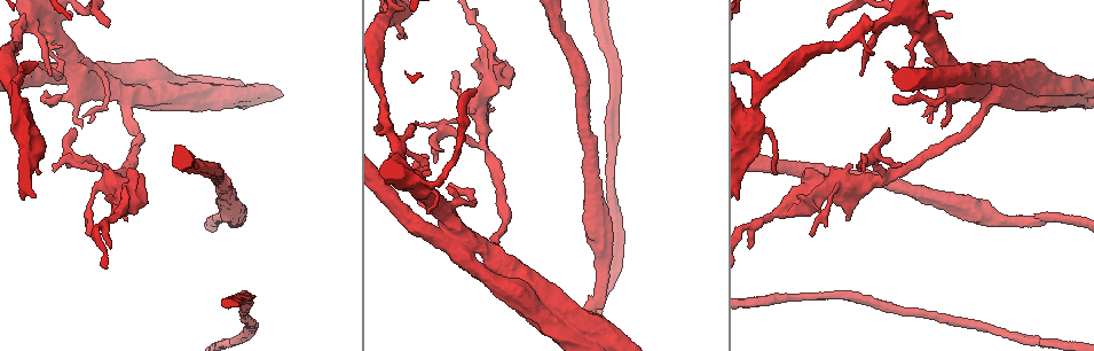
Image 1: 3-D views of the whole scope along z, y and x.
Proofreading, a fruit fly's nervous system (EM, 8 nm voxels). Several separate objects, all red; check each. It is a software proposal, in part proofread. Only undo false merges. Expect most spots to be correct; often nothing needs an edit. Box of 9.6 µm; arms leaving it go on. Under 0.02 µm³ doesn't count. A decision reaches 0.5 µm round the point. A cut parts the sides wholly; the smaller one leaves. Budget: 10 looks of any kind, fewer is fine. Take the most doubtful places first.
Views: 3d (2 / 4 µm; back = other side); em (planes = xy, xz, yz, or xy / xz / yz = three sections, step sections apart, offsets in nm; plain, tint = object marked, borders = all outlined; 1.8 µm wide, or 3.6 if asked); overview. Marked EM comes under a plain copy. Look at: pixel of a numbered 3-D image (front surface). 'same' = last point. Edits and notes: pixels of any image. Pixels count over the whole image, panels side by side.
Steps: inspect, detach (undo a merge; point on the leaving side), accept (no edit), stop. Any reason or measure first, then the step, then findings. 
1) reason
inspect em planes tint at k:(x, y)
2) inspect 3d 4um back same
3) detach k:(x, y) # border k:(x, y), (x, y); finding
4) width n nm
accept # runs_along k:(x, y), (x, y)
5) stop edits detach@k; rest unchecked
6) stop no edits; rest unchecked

side arm on a straight run
inspect em 3.6um planes tint at 1:(751, 119)

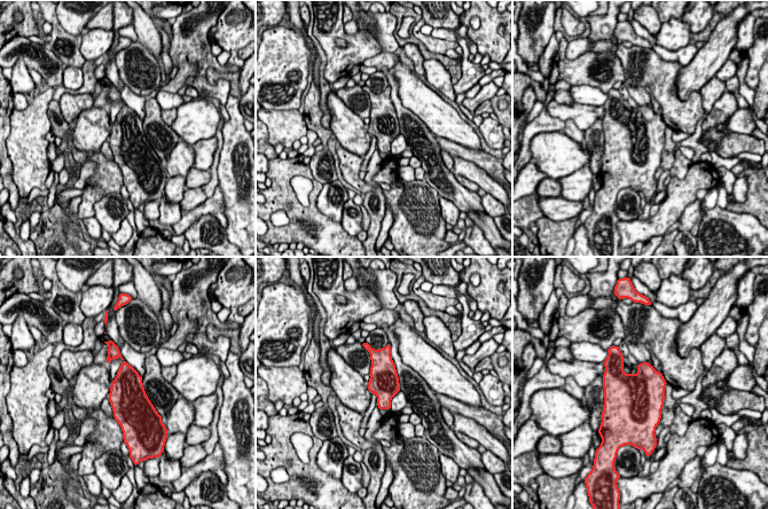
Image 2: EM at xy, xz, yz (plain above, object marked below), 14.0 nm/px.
width 420 nm
accept # one neuron here

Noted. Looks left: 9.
thick turns thin
inspect em xz step 4 borders at 1:(452, 243)

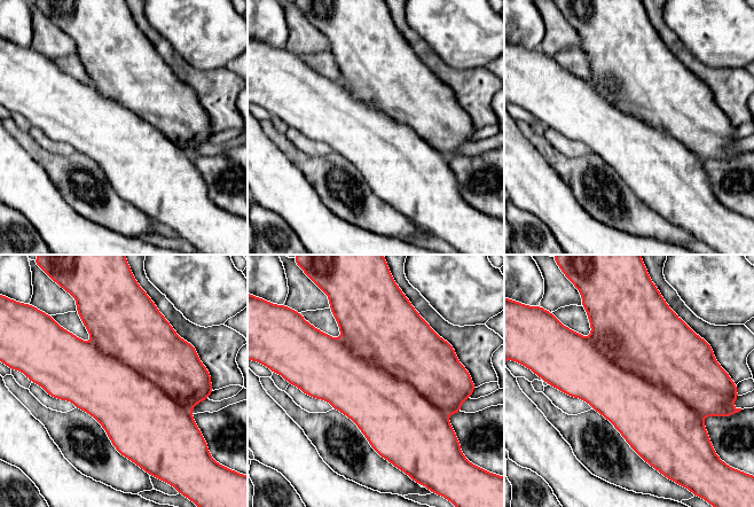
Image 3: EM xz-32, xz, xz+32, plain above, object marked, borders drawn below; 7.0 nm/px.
width 850 nm
detach 3:(645, 414) # border 3:(589, 337), (703, 418); two neurons meet here

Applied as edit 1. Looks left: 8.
inspect em 3.6um yz step 4 tint at 1:(887, 178)

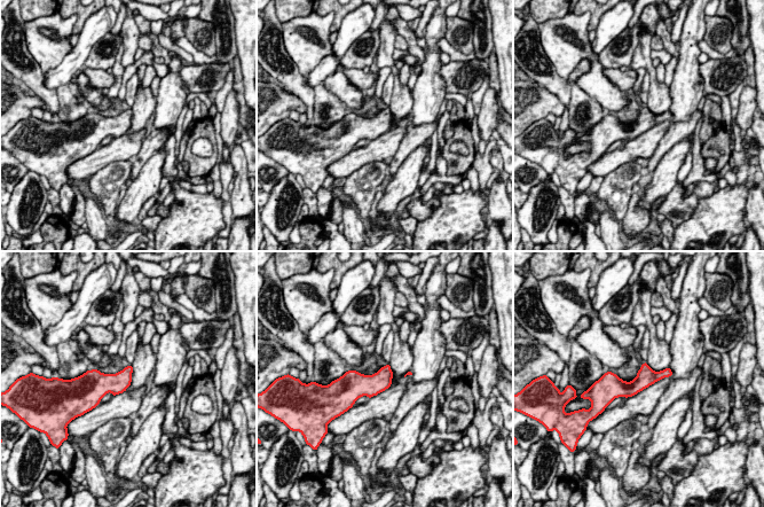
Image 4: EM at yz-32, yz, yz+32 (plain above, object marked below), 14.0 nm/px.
cut it another way
inspect em 3.6um planes tint same

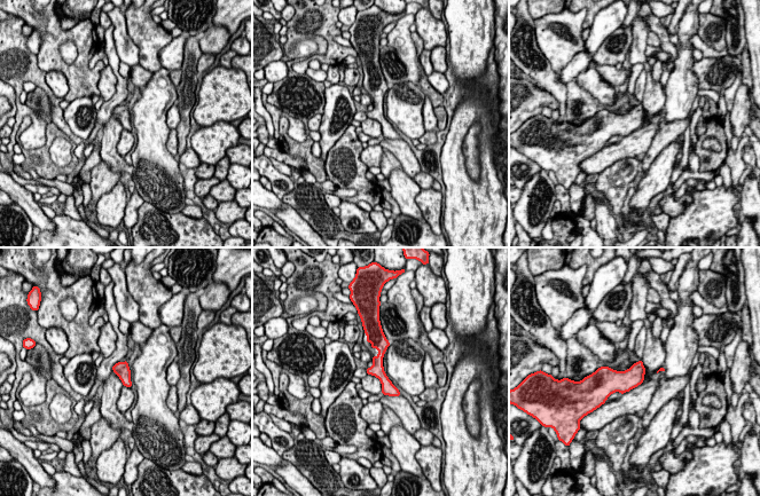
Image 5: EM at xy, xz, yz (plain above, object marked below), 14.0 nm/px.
accept # runs_along 5:(380, 343), (378, 372), (396, 393); all the same neuron

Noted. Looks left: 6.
thick turns thin
inspect 3d 4um at 1:(911, 50)

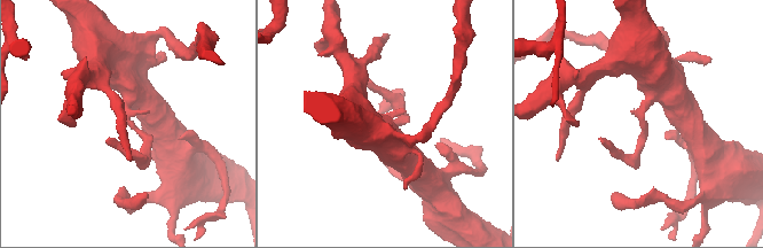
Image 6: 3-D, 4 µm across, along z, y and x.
inspect em 3.6um planes tint at 6:(130, 115)

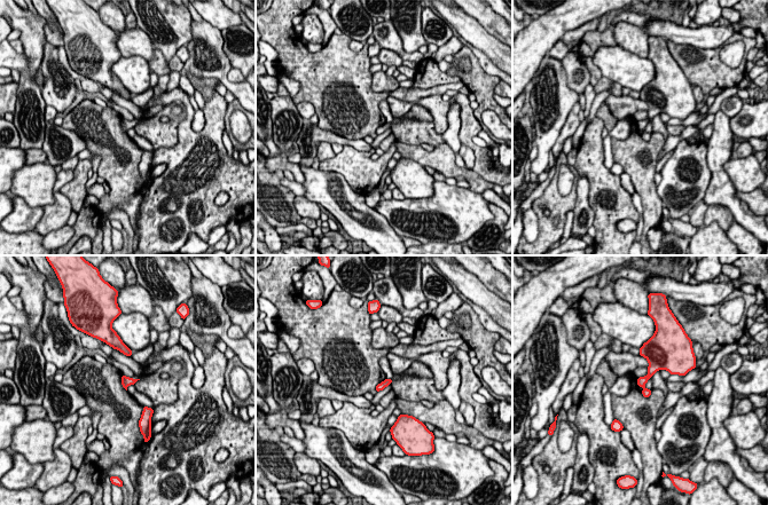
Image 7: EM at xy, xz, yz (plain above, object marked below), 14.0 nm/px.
accept # runs_along 7:(642, 350), (651, 360), (643, 380), (647, 394); continuous, no second neuron

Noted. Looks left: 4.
stop edits detach@3; rest unchecked

